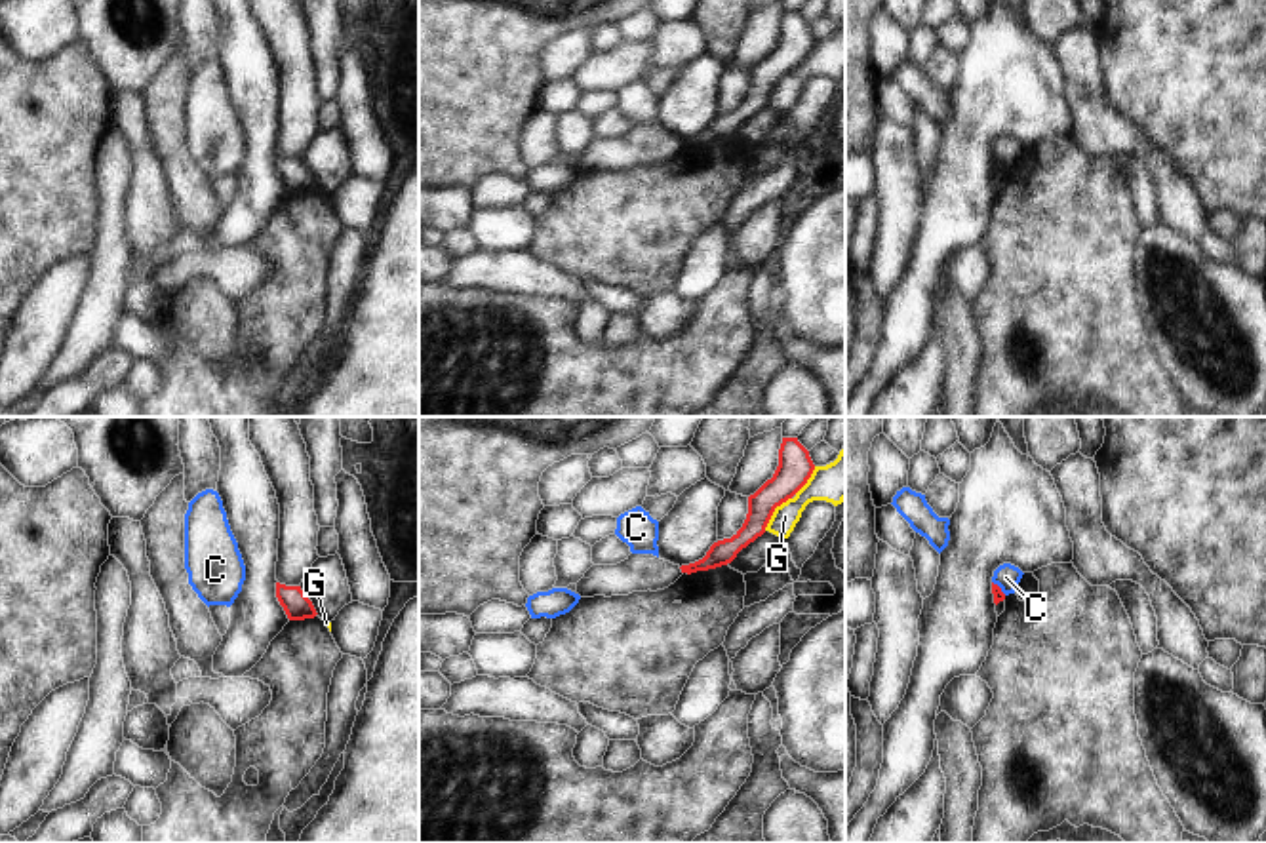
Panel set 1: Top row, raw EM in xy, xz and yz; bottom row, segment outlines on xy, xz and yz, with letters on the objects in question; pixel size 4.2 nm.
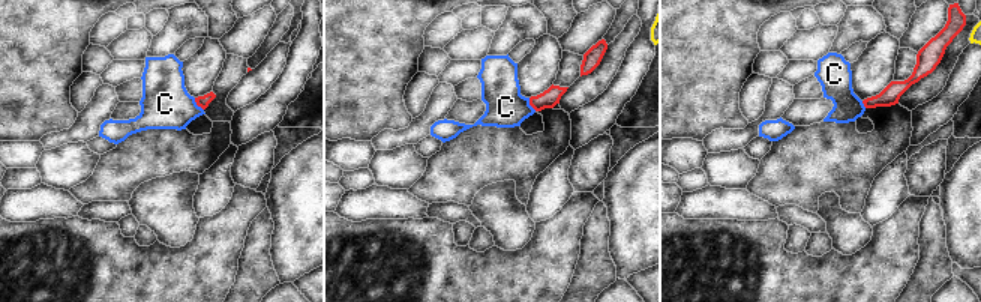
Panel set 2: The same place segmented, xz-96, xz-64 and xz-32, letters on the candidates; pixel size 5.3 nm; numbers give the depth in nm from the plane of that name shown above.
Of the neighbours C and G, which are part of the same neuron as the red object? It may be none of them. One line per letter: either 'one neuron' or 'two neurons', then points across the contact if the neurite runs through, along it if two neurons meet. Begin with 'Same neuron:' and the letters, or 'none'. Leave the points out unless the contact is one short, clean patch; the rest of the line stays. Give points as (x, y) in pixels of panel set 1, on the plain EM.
Same neuron: none
C: two neurons; border along yz (992, 155), (1006, 168)
G: two neurons

